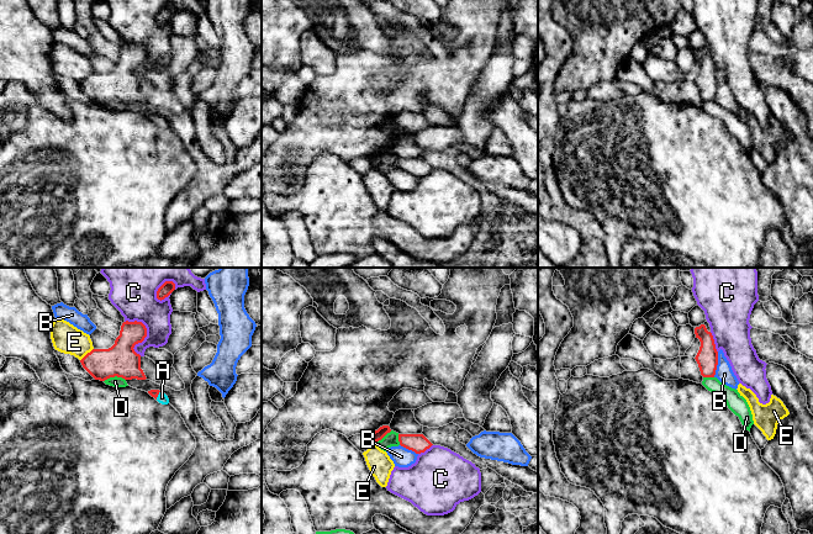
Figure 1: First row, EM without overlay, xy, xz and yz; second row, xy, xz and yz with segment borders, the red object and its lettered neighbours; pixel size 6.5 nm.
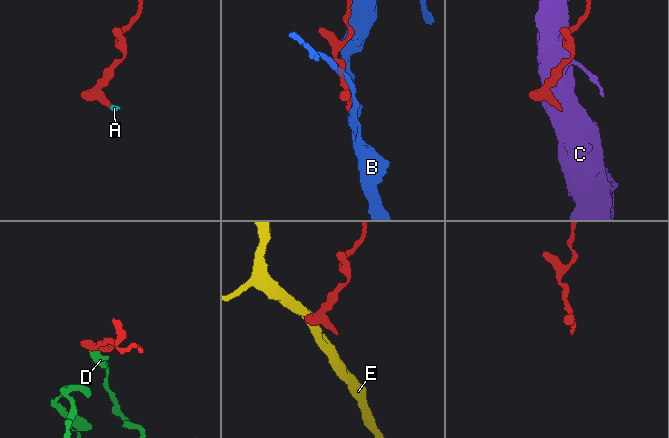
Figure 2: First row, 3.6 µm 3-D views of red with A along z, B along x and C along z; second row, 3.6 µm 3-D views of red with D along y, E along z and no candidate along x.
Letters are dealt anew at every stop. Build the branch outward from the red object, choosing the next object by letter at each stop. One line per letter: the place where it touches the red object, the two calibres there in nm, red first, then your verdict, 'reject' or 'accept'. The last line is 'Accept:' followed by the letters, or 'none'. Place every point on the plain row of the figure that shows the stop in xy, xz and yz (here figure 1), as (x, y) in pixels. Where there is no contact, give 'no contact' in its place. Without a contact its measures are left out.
A: meets red in xy at (158, 117); 50 nm thick on the red side, 70 nm on the other; accept
B: meets red in yz at (717, 88); 140 nm thick on the red side, 110 nm on the other; reject
C: meets red in xy at (146, 57); 220 nm thick on the red side, 280 nm on the other; reject
D: meets red in xy at (114, 100); 220 nm thick on the red side, 70 nm on the other; reject
E: meets red in xy at (86, 78); 220 nm thick on the red side, 190 nm on the other; reject
Accept: A

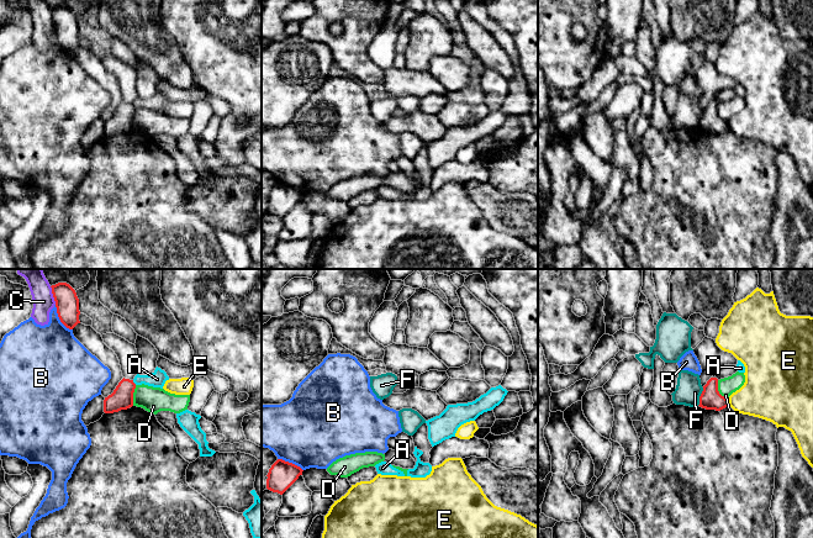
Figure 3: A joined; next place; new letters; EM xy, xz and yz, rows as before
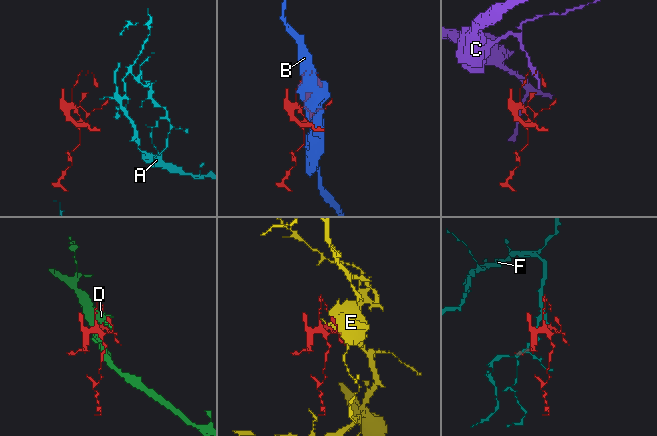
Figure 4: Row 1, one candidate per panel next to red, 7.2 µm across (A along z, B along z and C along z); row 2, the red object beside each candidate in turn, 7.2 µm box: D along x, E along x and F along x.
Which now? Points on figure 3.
A: meets red in xy at (133, 106); 140 nm thick on the red side, 110 nm on the other; reject
B: meets red in xy at (59, 42); 160 nm thick on the red side, 400 nm on the other; reject
C: meets red in xy at (53, 19); 160 nm thick on the red side, 140 nm on the other; reject
D: meets red in yz at (717, 114); 140 nm thick on the red side, 110 nm on the other; reject
E: meets red in yz at (728, 126); 140 nm thick on the red side, 320 nm on the other; reject
F: meets red in yz at (700, 120); 140 nm thick on the red side, 170 nm on the other; reject
Accept: none

